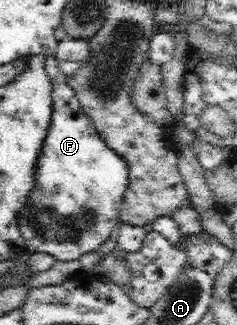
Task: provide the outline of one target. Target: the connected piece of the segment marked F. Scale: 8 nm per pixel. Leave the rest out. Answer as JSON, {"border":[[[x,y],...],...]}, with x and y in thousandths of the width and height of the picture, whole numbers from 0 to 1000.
{"border":[[[215,188],[198,215],[224,262],[219,366],[152,508],[152,572],[80,658],[80,711],[131,782],[190,775],[241,800],[321,800],[367,775],[418,769],[426,751],[485,726],[489,695],[506,689],[502,652],[544,572],[540,502],[422,425],[249,203]]]}

